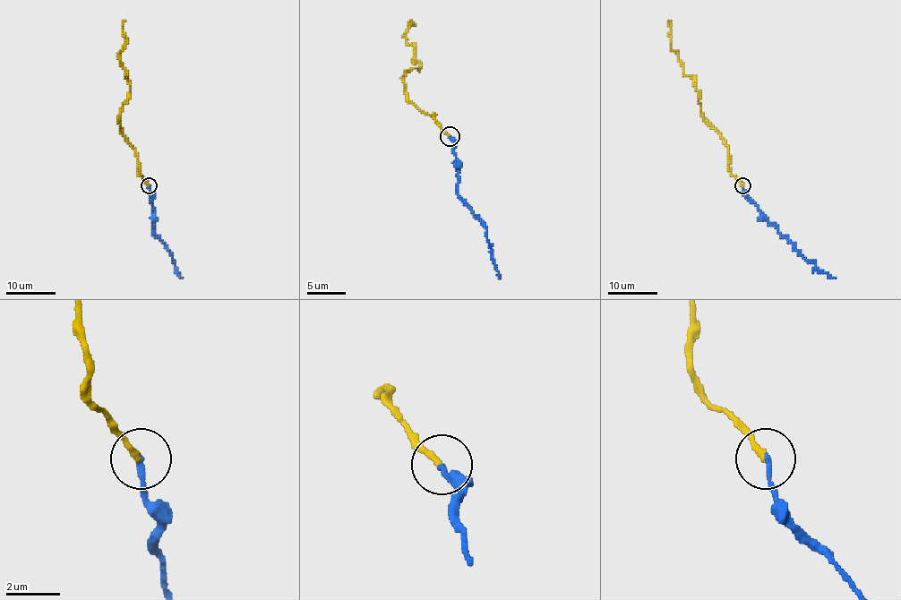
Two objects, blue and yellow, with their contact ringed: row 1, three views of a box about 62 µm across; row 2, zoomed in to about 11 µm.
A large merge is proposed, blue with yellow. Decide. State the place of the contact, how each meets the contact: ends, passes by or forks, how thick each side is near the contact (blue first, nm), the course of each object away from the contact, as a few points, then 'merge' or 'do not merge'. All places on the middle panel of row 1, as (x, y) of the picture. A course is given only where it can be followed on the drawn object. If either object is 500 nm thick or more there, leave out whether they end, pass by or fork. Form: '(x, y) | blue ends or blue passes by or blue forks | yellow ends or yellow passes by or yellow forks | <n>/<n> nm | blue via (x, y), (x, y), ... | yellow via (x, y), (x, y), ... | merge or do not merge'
(450, 136) | blue ends | yellow ends | 200/220 nm | blue via (450, 135), (458, 165), (458, 195), (486, 230), (486, 242), (501, 278) | yellow via (450, 135), (411, 103), (402, 78), (421, 64), (414, 56), (414, 45), (404, 37), (414, 25), (411, 20) | merge

